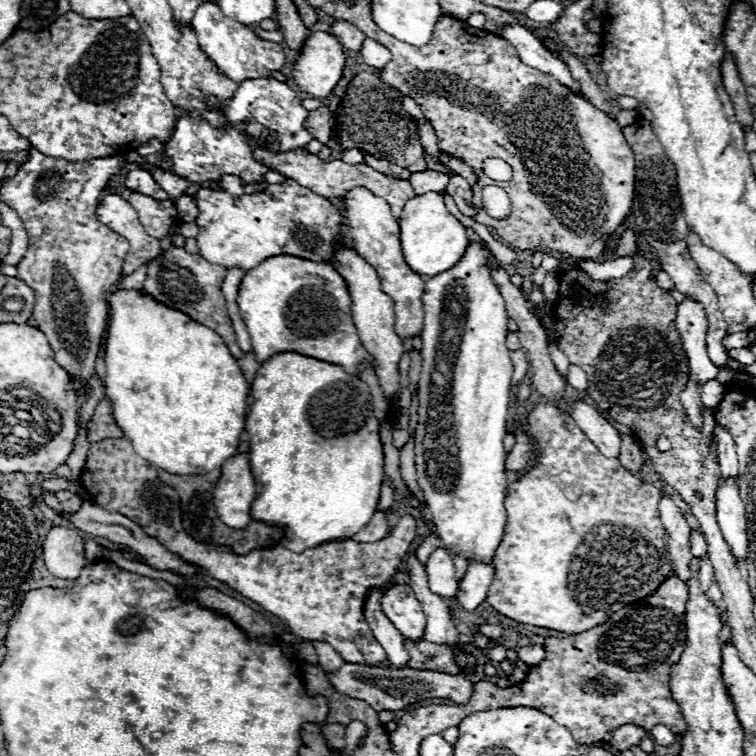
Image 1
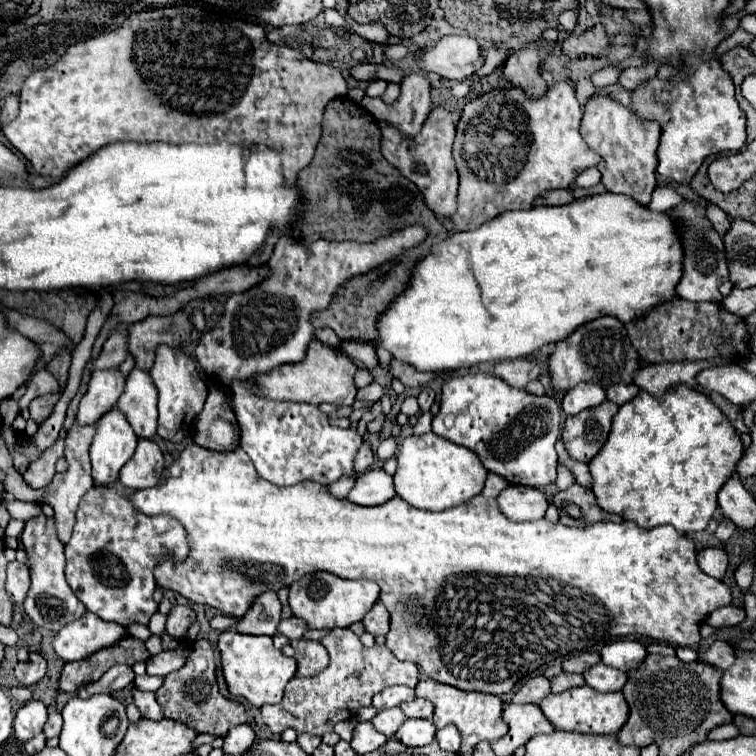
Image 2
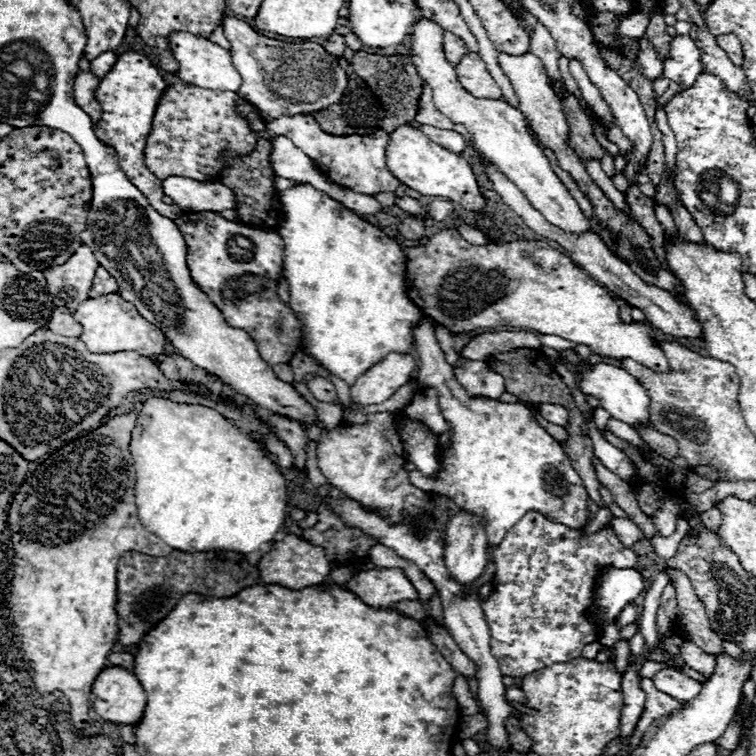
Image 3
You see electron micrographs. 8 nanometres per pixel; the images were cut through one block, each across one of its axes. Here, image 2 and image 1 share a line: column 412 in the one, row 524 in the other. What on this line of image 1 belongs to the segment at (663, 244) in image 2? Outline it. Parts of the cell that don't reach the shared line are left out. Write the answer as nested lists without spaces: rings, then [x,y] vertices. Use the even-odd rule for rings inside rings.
[[[286,352],[286,354],[276,354],[274,358],[266,360],[252,384],[250,384],[250,396],[252,396],[252,404],[246,416],[246,432],[250,434],[250,464],[252,464],[252,474],[256,478],[256,498],[252,502],[250,508],[250,516],[254,520],[260,522],[270,522],[270,526],[284,526],[286,534],[282,538],[282,546],[292,550],[292,552],[304,552],[306,548],[316,548],[324,542],[332,542],[332,540],[342,540],[342,538],[352,538],[354,534],[358,534],[370,520],[372,514],[376,512],[376,504],[378,504],[378,496],[380,496],[380,488],[382,488],[382,480],[384,480],[384,452],[382,452],[382,442],[380,442],[380,420],[374,416],[372,410],[372,396],[370,396],[370,388],[356,376],[350,376],[342,370],[342,366],[336,364],[328,364],[316,358],[306,358],[302,354],[294,354],[294,352]]]

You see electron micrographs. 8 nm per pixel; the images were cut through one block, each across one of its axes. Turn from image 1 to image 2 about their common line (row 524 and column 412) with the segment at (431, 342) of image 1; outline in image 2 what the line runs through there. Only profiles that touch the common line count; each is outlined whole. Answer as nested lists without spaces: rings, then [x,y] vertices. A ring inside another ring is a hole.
[[[434,432],[422,436],[410,436],[402,442],[398,452],[398,470],[400,470],[400,486],[398,472],[394,474],[396,494],[410,502],[416,508],[440,512],[462,502],[468,502],[476,494],[482,492],[488,470],[482,466],[478,456],[472,450],[466,450],[454,442],[448,442]]]

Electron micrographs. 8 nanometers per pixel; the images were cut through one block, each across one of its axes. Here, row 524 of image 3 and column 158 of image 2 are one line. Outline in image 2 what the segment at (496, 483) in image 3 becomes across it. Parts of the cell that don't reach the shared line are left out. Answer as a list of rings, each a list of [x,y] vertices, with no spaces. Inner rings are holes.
[[[190,444],[188,448],[184,448],[184,452],[180,454],[180,458],[164,470],[160,484],[156,484],[154,488],[146,488],[146,490],[138,490],[132,494],[132,502],[136,504],[136,508],[148,516],[156,516],[156,514],[170,514],[174,516],[178,522],[184,524],[186,532],[188,532],[188,540],[190,540],[190,556],[186,562],[176,564],[172,560],[166,560],[164,564],[160,564],[154,570],[156,582],[160,588],[168,588],[174,590],[182,596],[186,596],[188,600],[196,602],[196,604],[208,604],[214,606],[230,616],[242,618],[254,598],[258,598],[258,594],[274,590],[278,592],[284,586],[290,586],[292,582],[300,580],[304,574],[310,572],[334,572],[340,578],[348,578],[348,580],[358,580],[358,578],[368,578],[372,582],[376,582],[380,586],[380,602],[386,606],[388,614],[390,614],[390,632],[386,636],[386,646],[392,650],[392,654],[398,660],[408,660],[414,662],[428,678],[438,680],[442,684],[450,684],[454,688],[460,690],[470,690],[470,692],[488,692],[488,694],[496,694],[496,696],[504,696],[508,694],[514,684],[518,680],[522,680],[526,674],[554,662],[556,658],[562,658],[566,654],[572,652],[580,652],[580,650],[590,650],[602,642],[608,642],[612,638],[620,638],[620,636],[630,636],[630,634],[638,634],[638,636],[648,636],[652,640],[658,642],[668,642],[670,646],[688,646],[688,648],[696,648],[700,644],[700,634],[698,628],[700,624],[706,620],[706,616],[710,612],[714,612],[716,608],[722,606],[730,606],[732,604],[732,594],[730,588],[716,580],[710,578],[708,574],[704,574],[696,562],[696,548],[694,544],[680,532],[676,532],[672,526],[656,526],[652,530],[640,528],[636,526],[632,520],[626,520],[622,524],[616,522],[596,522],[584,528],[570,528],[564,526],[560,522],[552,524],[546,518],[538,520],[538,522],[514,522],[508,520],[498,504],[494,504],[494,488],[496,488],[496,498],[498,494],[508,486],[506,480],[502,480],[498,474],[488,474],[486,486],[484,490],[468,500],[466,504],[454,506],[454,508],[446,508],[442,512],[426,512],[420,508],[410,506],[408,502],[404,502],[402,498],[394,496],[392,500],[380,504],[380,506],[372,506],[372,508],[364,508],[358,506],[354,502],[350,502],[348,498],[336,498],[330,494],[328,486],[322,486],[318,482],[306,480],[302,484],[294,484],[288,488],[280,488],[274,486],[270,482],[266,482],[264,478],[258,476],[254,464],[250,462],[250,458],[246,456],[246,452],[242,448],[236,448],[232,452],[220,454],[220,452],[212,452],[212,450],[204,450],[196,444]],[[460,650],[460,658],[454,658],[454,654]]]

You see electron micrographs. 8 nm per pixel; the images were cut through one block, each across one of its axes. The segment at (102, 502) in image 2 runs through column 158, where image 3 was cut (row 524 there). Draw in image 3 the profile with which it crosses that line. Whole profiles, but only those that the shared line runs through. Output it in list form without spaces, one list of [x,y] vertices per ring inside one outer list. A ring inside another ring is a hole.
[[[538,512],[526,514],[510,528],[492,554],[496,562],[494,590],[488,598],[482,598],[480,604],[492,632],[492,654],[498,658],[502,672],[514,678],[522,678],[554,662],[568,662],[582,656],[584,646],[600,638],[600,626],[586,622],[586,608],[590,608],[594,596],[598,570],[604,566],[632,568],[636,564],[636,554],[624,548],[610,528],[598,530],[592,536],[582,536],[580,530],[568,530],[564,524],[556,524]]]

